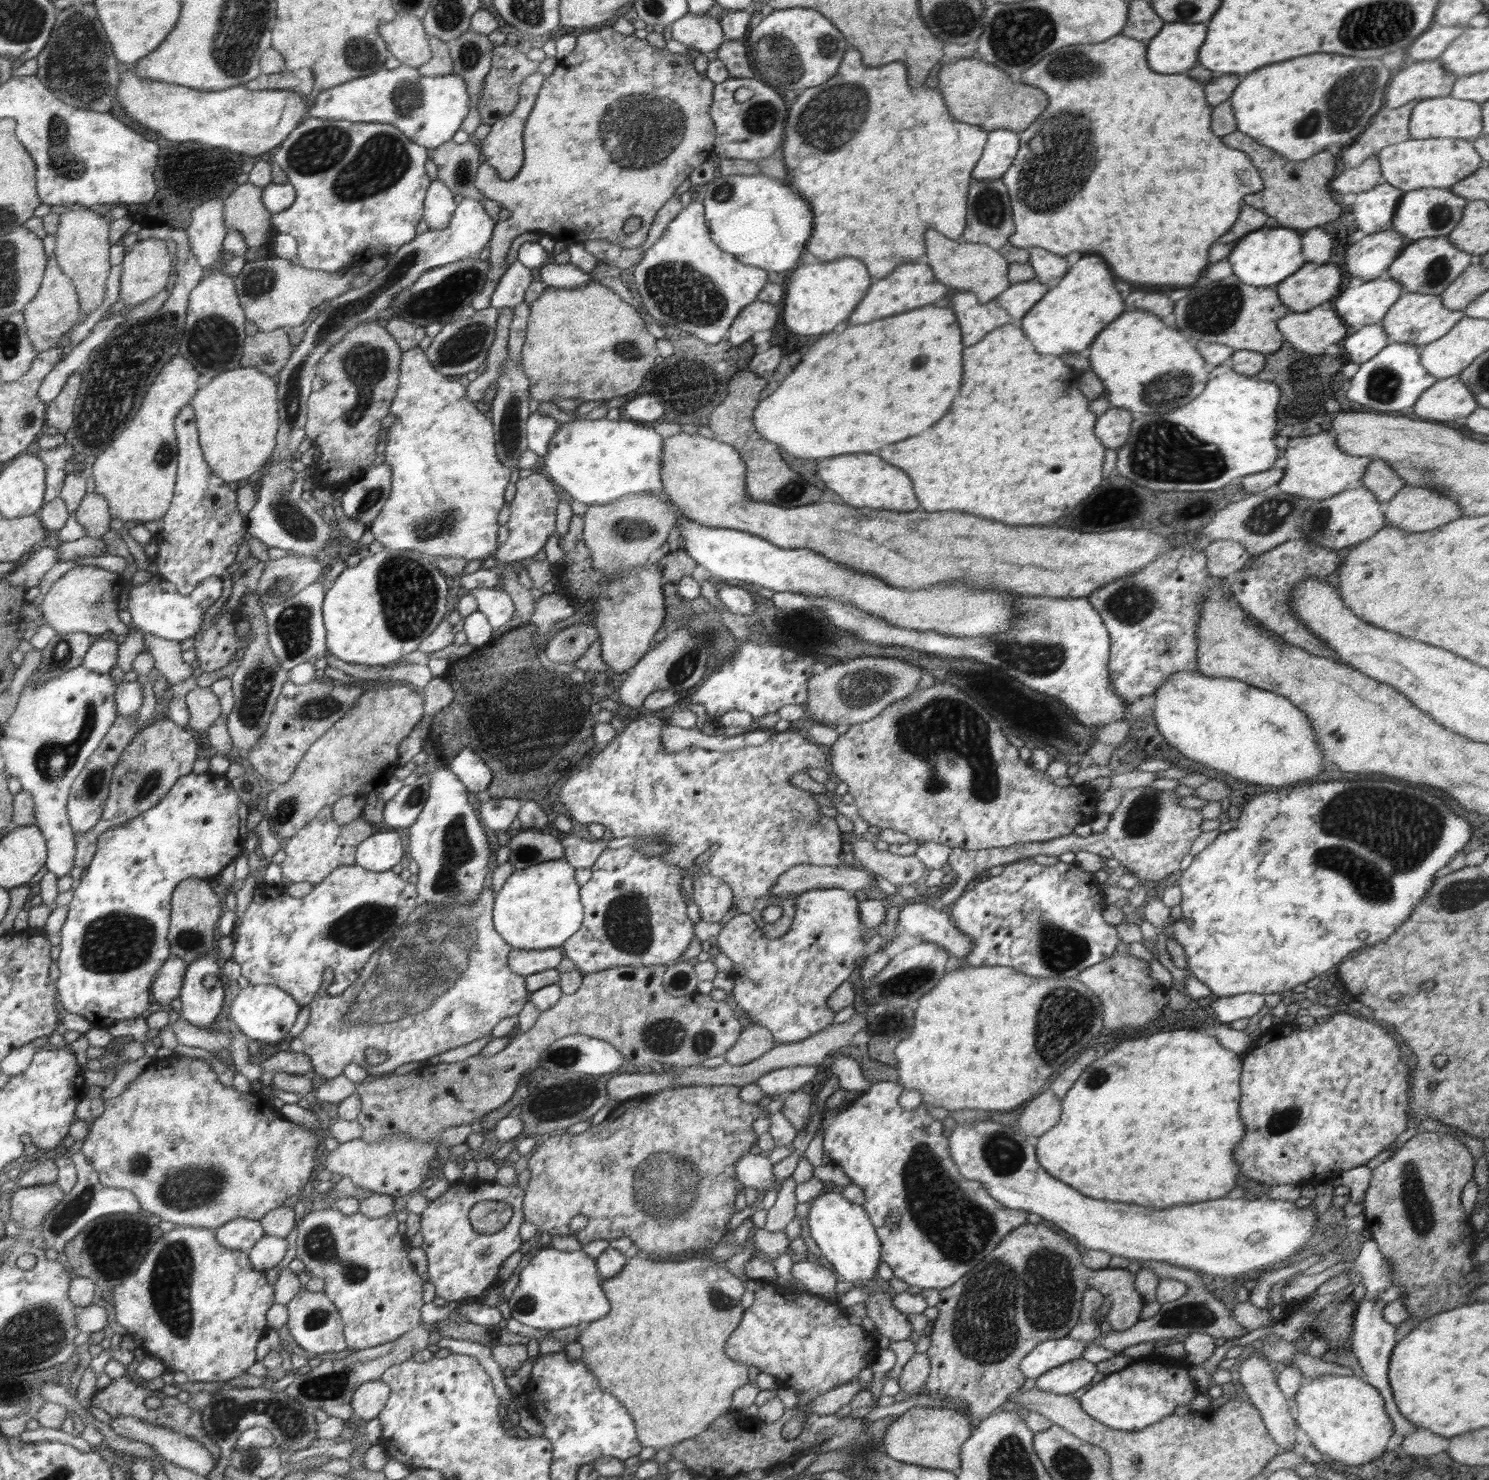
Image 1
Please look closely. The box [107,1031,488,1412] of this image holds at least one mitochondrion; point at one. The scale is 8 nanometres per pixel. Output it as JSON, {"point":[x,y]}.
{"point":[172,1269]}

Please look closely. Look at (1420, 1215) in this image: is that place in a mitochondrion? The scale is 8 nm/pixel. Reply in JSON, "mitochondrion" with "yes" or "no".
{"mitochondrion":"yes"}

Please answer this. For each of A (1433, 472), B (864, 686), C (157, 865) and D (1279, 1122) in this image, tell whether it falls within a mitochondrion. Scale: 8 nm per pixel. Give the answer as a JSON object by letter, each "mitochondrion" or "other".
{"A":"mitochondrion","B":"mitochondrion","C":"other","D":"mitochondrion"}

